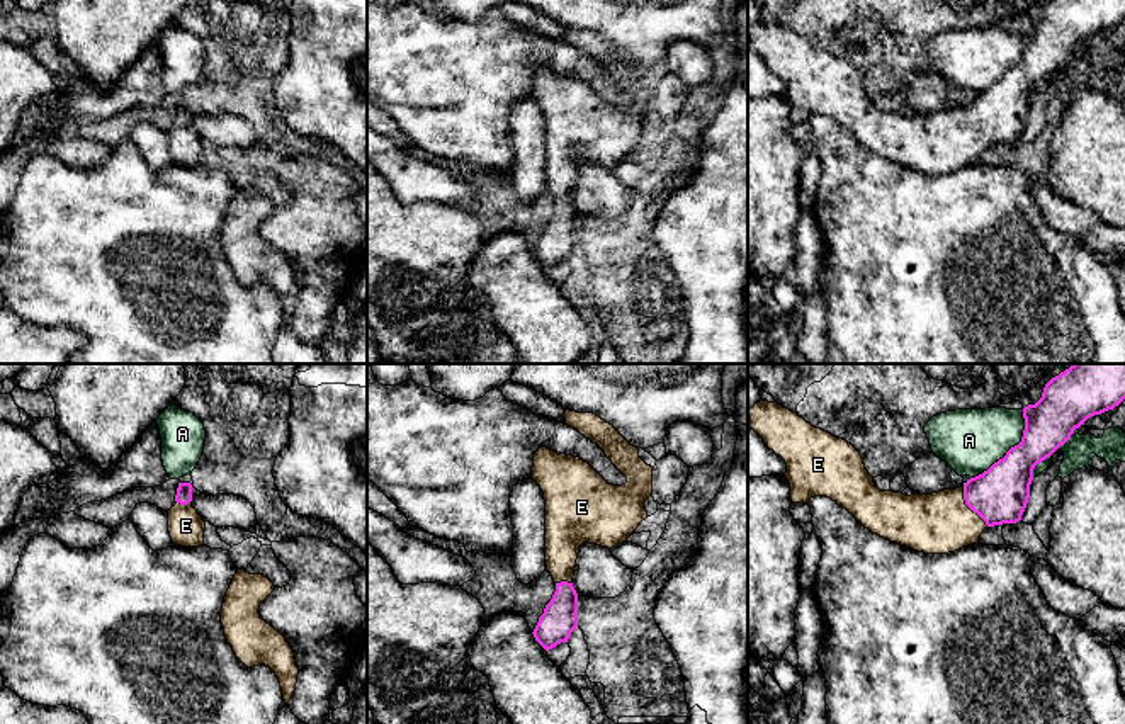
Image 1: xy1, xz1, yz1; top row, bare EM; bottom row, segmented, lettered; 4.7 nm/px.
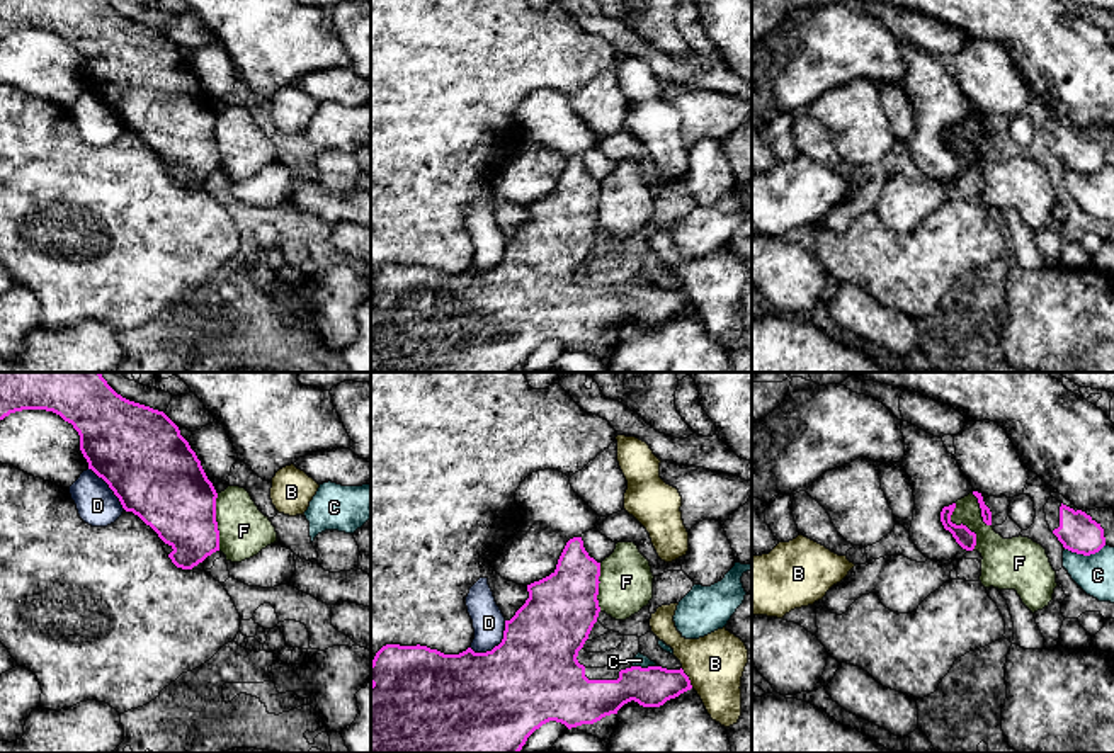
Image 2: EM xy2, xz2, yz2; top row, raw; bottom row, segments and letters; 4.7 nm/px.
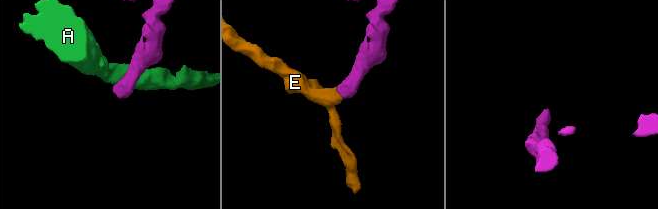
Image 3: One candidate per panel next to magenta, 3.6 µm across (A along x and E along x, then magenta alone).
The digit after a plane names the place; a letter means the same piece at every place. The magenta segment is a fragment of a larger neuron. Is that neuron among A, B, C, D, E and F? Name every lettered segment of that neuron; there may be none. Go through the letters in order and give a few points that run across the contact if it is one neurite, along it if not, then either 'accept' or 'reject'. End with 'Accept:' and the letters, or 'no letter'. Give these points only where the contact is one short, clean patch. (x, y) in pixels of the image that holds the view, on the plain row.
A: reject
B: xz2 (681, 288), (693, 306) | reject
C: reject
D: reject
E: yz1 (1000, 114), (969, 126), (955, 138), (940, 141) | accept
F: reject
Accept: E

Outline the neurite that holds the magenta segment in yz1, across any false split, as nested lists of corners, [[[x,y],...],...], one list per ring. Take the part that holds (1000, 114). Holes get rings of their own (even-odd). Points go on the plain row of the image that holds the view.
[[[1049,0],[1042,17],[1023,27],[1021,61],[982,93],[960,107],[931,114],[880,110],[865,88],[860,71],[843,58],[812,46],[782,24],[760,20],[748,31],[748,44],[787,83],[792,122],[826,116],[846,127],[865,148],[890,161],[924,173],[948,173],[979,161],[986,146],[1016,143],[1026,127],[1037,83],[1064,65],[1076,48],[1125,19],[1125,0]]]

